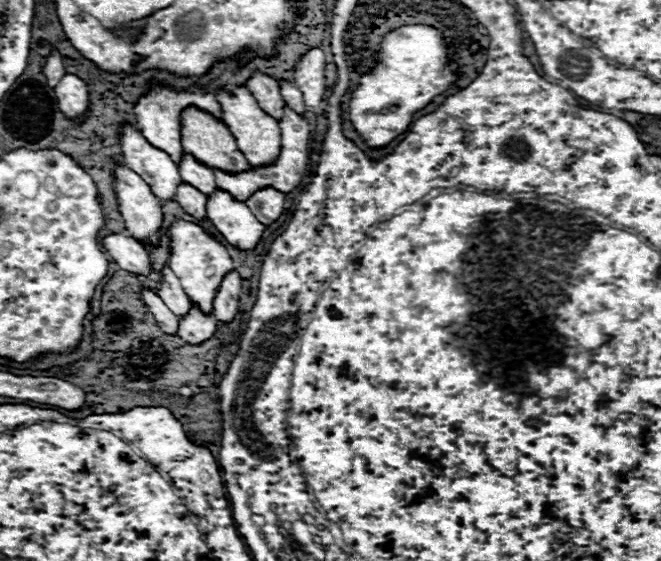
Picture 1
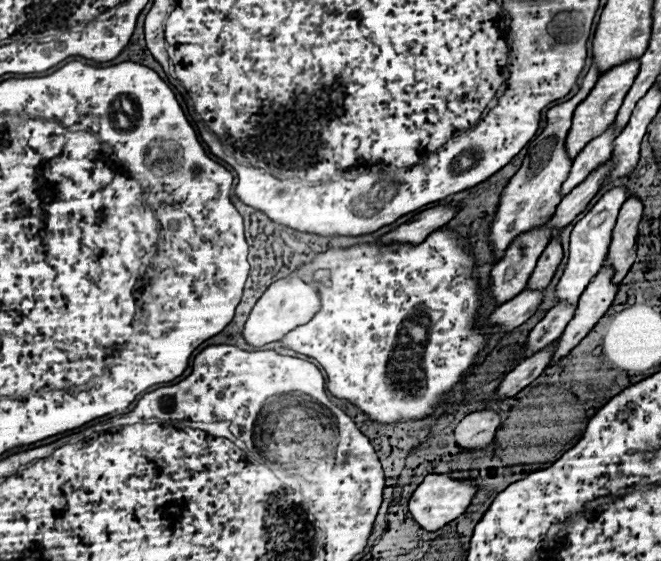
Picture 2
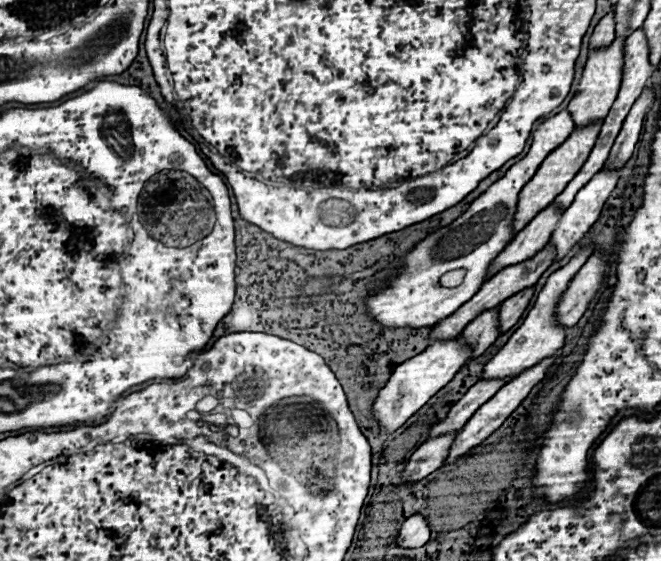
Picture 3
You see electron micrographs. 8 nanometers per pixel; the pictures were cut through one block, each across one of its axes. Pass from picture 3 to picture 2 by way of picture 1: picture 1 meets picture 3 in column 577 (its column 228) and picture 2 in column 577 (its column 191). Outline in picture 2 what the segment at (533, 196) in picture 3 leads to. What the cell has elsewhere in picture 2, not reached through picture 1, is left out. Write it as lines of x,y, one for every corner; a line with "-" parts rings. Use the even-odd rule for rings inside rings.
626,60
618,66
612,66
610,70
606,70
604,74
600,74
596,86
592,88
592,92
588,94
588,98
576,108
574,112
574,120
572,120
572,128
566,140
566,148
570,150
570,158
576,158
576,154
582,150
582,146
586,146
586,142
590,142
590,138
596,138
598,134
602,134
602,130
606,130
606,126
610,126
610,122
616,120
616,114
622,106
622,98
626,96
626,90
630,90
634,78
638,76
640,70
640,60

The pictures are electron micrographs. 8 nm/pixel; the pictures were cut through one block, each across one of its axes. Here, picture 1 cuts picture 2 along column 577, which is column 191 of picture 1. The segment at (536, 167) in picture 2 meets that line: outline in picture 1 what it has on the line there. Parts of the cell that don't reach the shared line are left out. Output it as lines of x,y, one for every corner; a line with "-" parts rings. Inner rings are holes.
154,88
146,98
142,98
136,104
136,118
138,118
140,132
144,134
144,138
154,148
164,150
172,158
172,162
176,162
176,166
180,164
180,160
184,156
184,148
182,148
182,140
180,140
180,126
182,126
180,114
190,106
212,114
216,120
218,118
224,120
222,118
222,108
212,94
190,94
190,92
174,92
174,90
166,90
166,88

